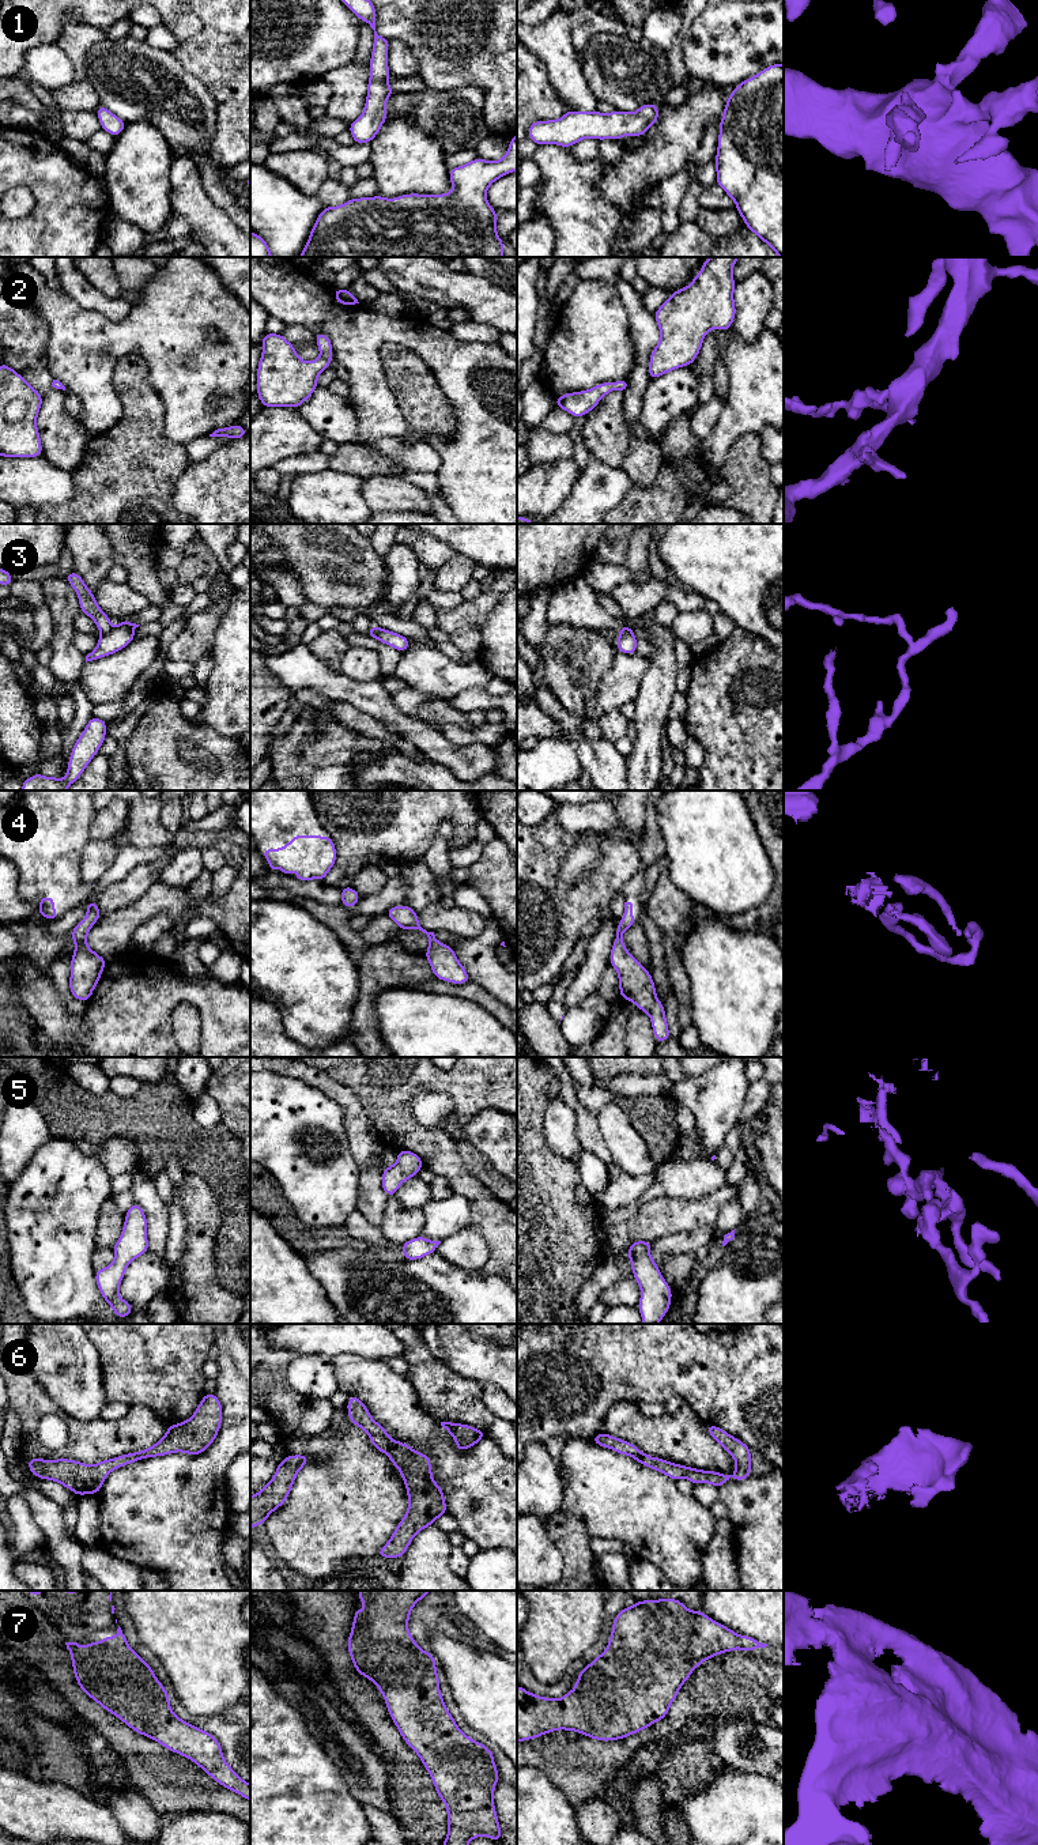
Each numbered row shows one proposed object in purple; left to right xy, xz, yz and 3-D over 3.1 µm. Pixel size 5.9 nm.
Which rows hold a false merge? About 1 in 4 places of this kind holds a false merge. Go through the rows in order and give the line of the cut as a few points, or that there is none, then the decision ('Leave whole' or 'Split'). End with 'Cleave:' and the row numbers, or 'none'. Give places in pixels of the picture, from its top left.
1: No split. Leave whole
2: No split. Leave whole
3: Split along xy (113, 627), (102, 634). Split
4: No split. Leave whole
5: No split. Leave whole
6: No split. Leave whole
7: No split. Leave whole
Cleave: 3

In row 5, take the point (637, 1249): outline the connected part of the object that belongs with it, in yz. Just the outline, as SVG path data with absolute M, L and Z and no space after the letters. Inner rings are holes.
M634 1241L626 1254L631 1260L631 1272L642 1293L637 1305L642 1323L658 1324L671 1308L672 1290L650 1257L650 1248L652 1242Z

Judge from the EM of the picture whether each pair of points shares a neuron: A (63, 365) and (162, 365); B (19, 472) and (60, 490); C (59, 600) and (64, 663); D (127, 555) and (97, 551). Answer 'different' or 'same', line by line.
A: same
B: same
C: same
D: different

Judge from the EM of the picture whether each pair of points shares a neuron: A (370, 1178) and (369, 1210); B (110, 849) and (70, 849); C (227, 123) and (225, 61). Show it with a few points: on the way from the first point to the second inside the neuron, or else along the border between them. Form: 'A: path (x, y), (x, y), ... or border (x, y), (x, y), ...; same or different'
A: path (370, 1187), (370, 1202); same
B: border (90, 838), (80, 857), (80, 878), (83, 882); different
C: path (227, 108), (226, 76); same

